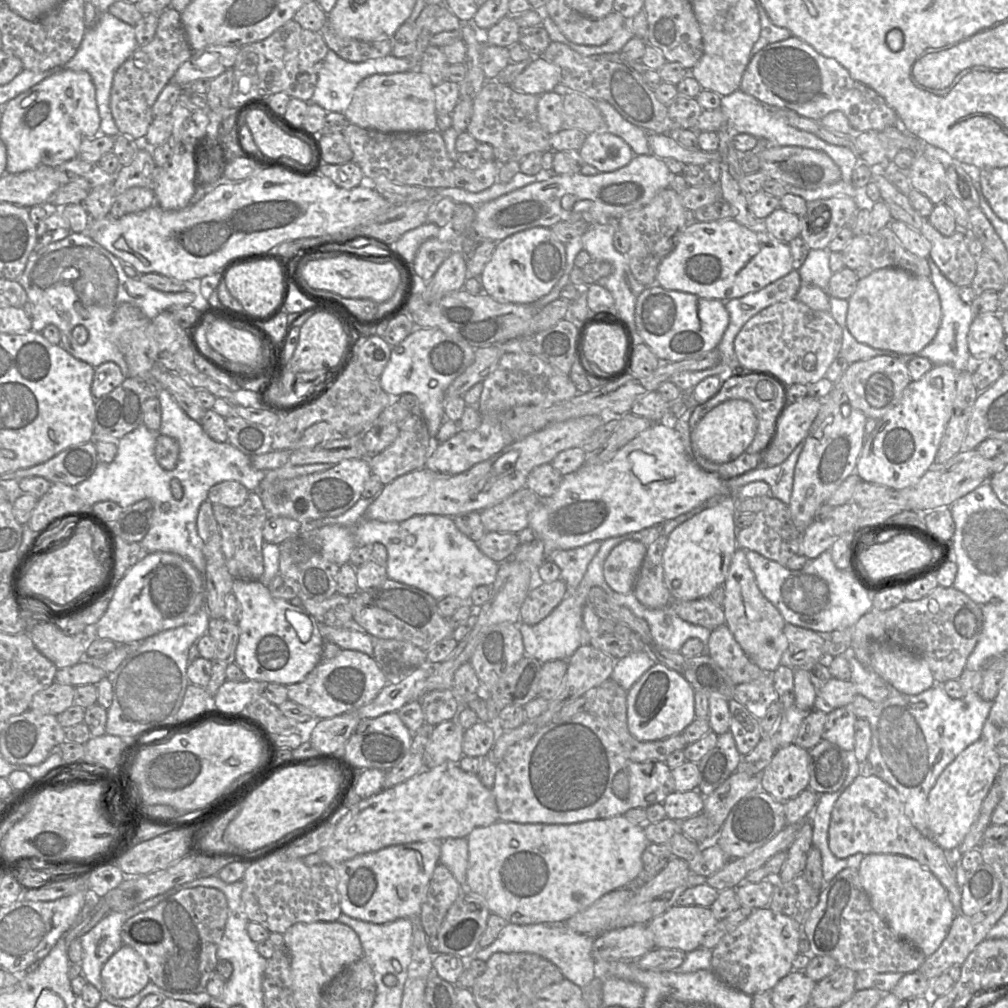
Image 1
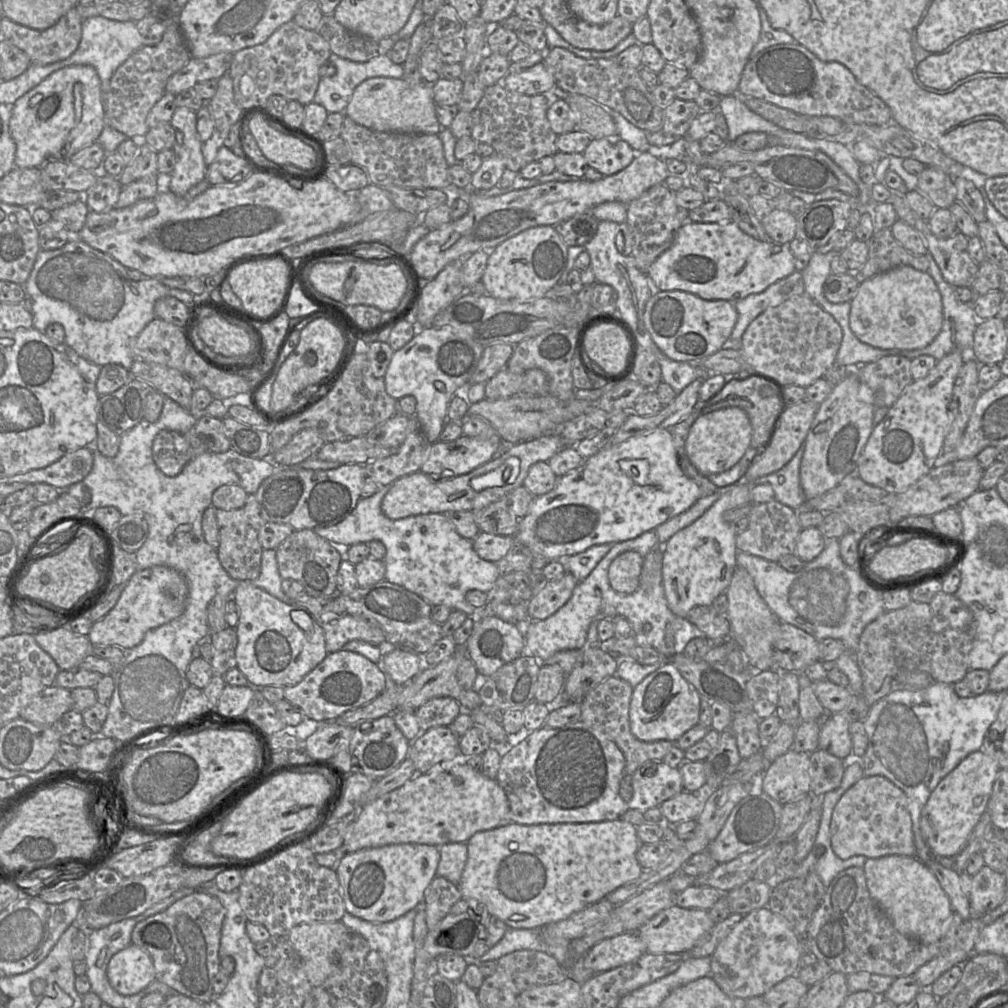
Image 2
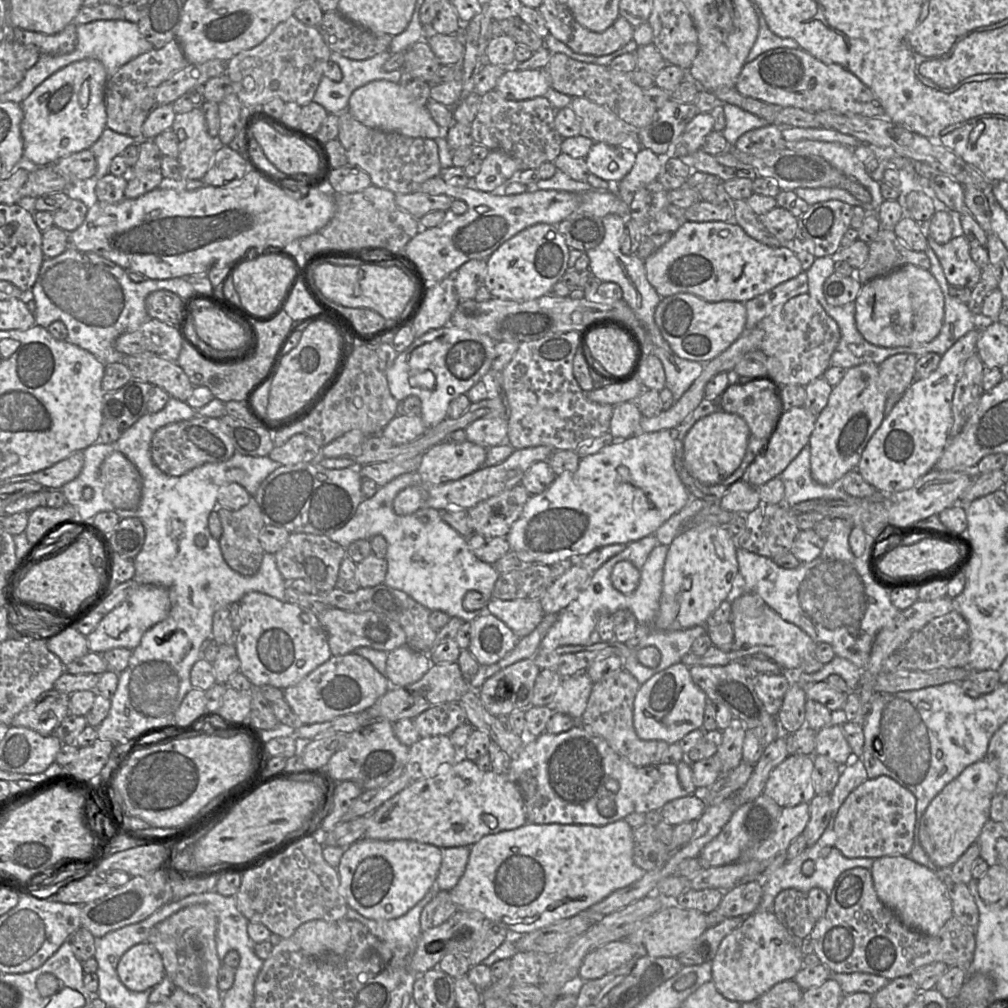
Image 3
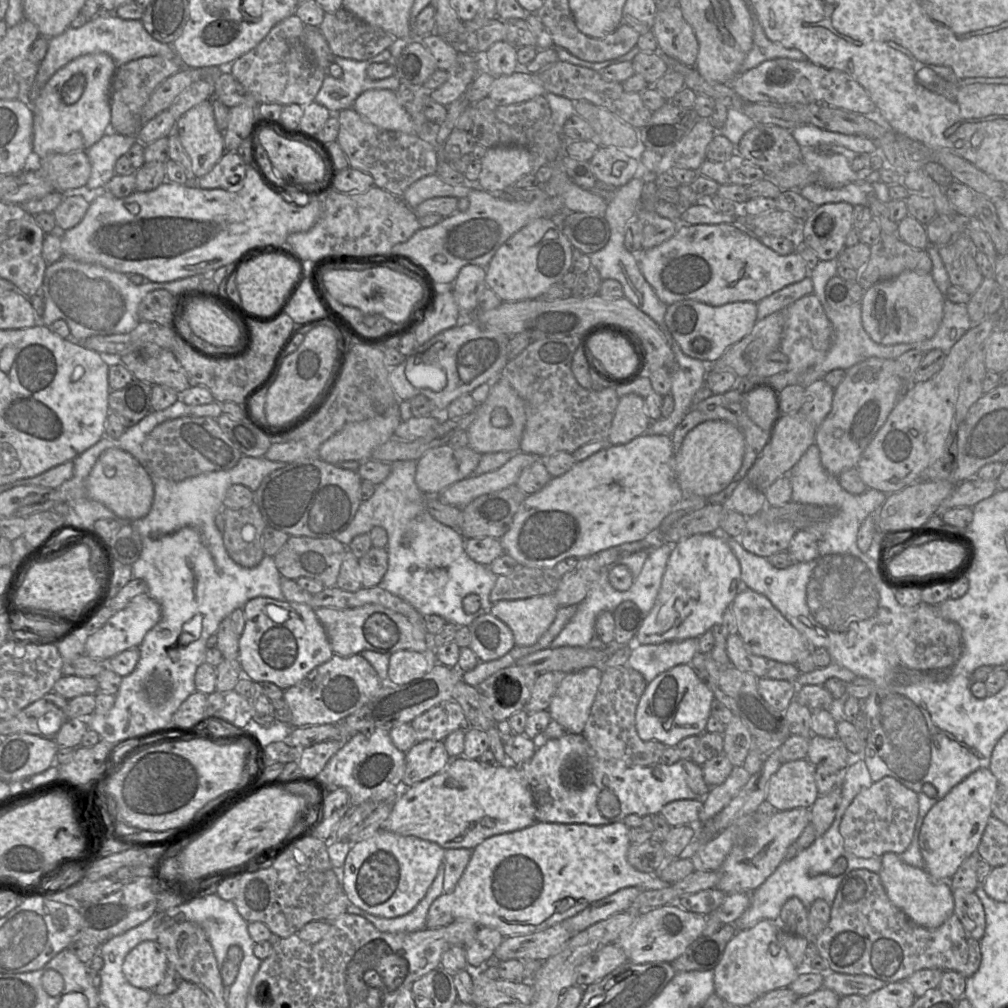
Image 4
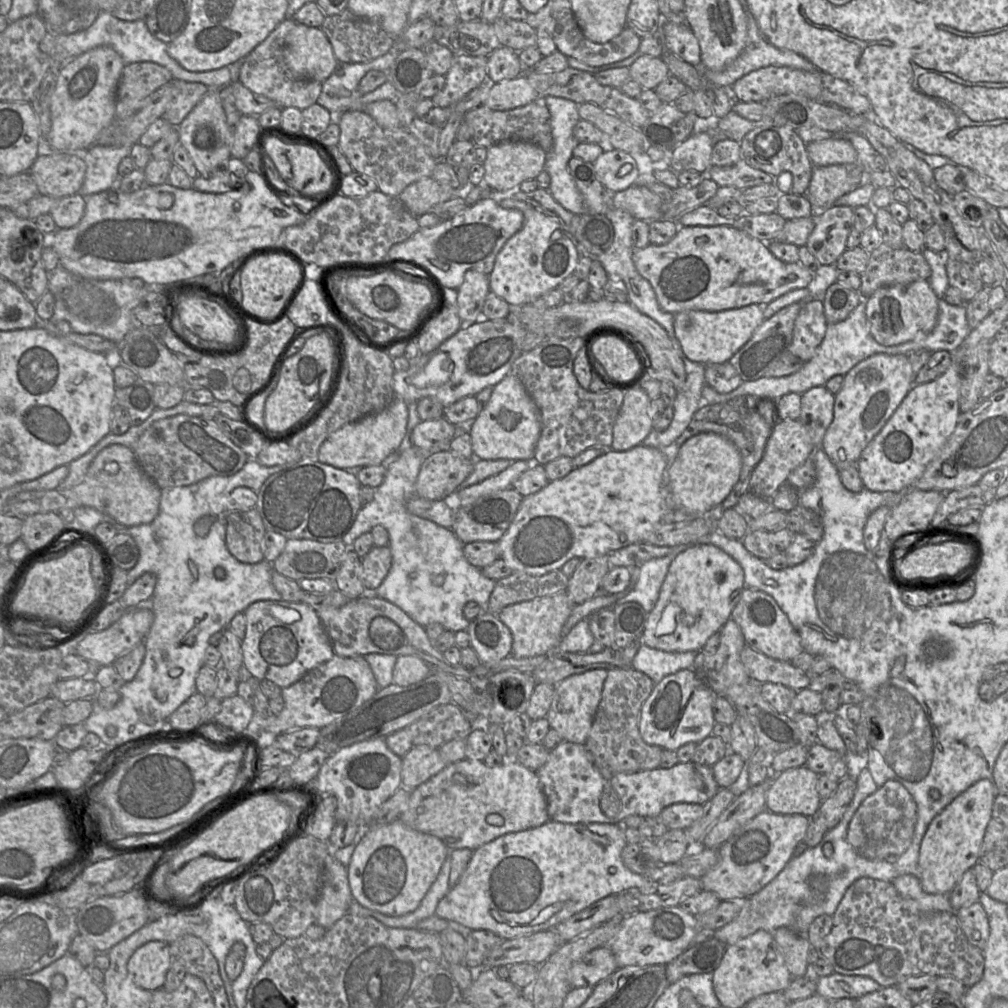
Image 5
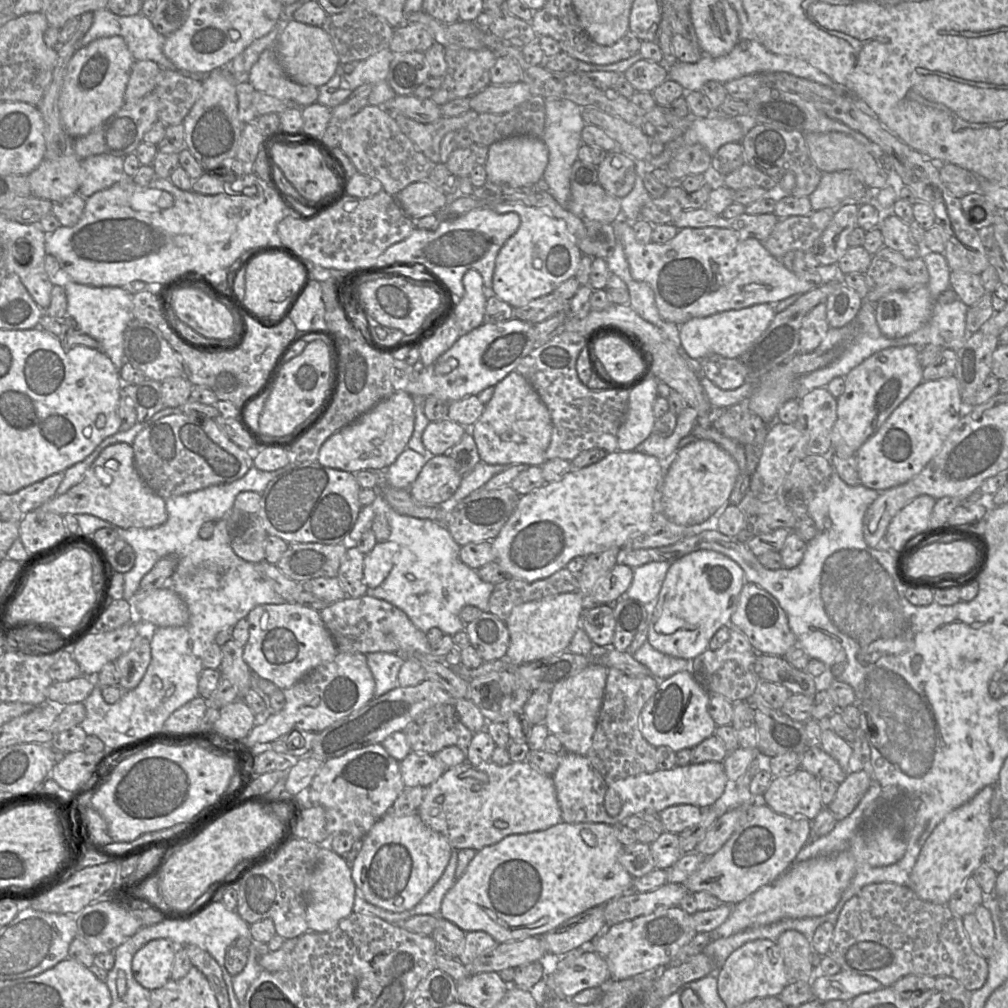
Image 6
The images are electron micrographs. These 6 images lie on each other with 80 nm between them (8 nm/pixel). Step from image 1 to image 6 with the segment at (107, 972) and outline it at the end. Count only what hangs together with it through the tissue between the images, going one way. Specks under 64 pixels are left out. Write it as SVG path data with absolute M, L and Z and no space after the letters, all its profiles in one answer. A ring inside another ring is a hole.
M154 939L138 950L132 959L132 973L136 981L152 991L170 980L178 946L169 939Z

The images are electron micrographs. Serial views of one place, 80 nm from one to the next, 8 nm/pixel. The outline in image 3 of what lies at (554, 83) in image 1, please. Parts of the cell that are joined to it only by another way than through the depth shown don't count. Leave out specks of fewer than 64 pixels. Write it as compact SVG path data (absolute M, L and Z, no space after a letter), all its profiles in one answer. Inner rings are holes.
M509 67L498 79L495 89L508 100L528 100L543 97L550 89L544 69L519 70Z

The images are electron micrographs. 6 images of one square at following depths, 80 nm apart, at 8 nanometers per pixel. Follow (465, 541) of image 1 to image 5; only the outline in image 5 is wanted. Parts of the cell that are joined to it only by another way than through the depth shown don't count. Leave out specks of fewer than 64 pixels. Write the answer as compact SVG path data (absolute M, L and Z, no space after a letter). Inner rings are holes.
M406 437L406 443L402 445L401 449L398 451L398 453L393 456L390 460L386 462L386 476L383 480L383 482L375 488L375 494L371 502L368 504L365 504L361 507L361 509L358 511L356 519L350 528L350 530L345 534L345 536L342 538L342 542L347 546L351 547L354 541L362 534L366 532L370 532L375 526L381 525L389 533L389 548L391 551L392 556L392 564L391 568L383 580L383 582L380 584L380 586L374 591L370 592L371 594L374 594L382 599L385 599L399 608L401 608L406 614L408 614L415 622L417 622L422 627L425 627L431 623L440 623L445 630L449 630L452 632L457 632L460 630L466 630L470 621L464 616L463 614L463 608L464 605L468 601L476 601L480 605L480 613L489 612L489 598L490 595L495 587L496 581L490 578L487 578L482 573L482 570L472 564L470 564L467 559L464 556L463 553L463 546L464 544L457 538L457 536L454 534L454 532L451 529L447 529L445 527L439 526L438 524L434 523L433 521L430 521L428 519L421 518L419 516L416 516L414 514L411 514L407 508L406 508L406 502L409 498L415 496L415 483L420 471L421 464L423 462L423 454L432 454L432 453L422 453L419 448L415 447L410 441L409 438Z

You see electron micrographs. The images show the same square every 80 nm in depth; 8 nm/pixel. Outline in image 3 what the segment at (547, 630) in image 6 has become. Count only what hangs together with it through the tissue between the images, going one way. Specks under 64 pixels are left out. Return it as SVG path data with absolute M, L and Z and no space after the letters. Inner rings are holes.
M491 599L485 611L503 621L520 639L531 634L545 616L539 599Z

